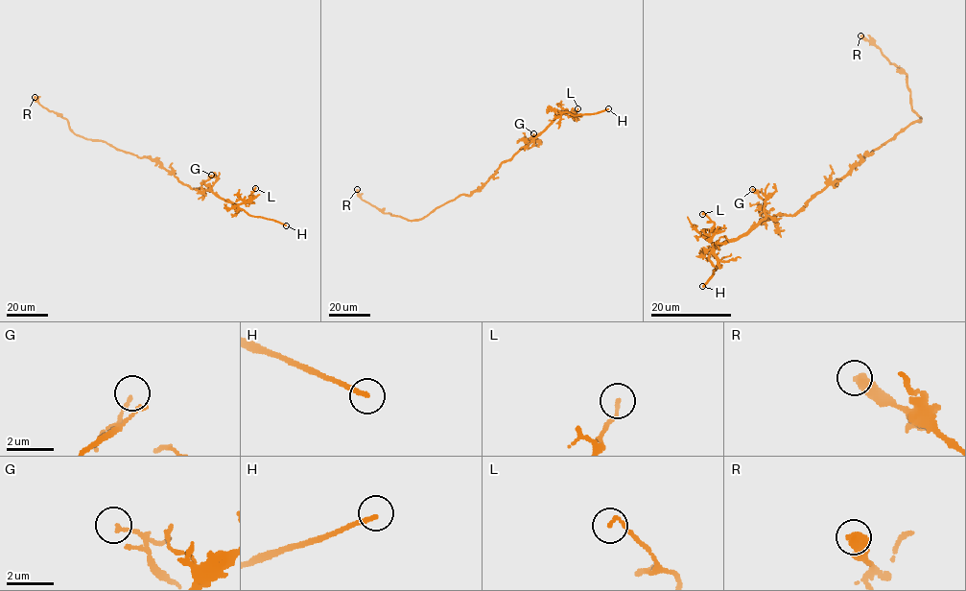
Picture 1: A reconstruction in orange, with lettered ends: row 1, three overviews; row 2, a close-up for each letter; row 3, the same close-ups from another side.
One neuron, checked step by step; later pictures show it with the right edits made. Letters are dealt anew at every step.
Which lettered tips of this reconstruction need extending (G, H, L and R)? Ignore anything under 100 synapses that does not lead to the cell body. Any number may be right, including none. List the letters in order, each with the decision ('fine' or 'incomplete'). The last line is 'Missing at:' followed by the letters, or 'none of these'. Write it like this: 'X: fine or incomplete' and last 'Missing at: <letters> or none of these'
G: fine
H: incomplete
L: fine
R: fine
Missing at: H

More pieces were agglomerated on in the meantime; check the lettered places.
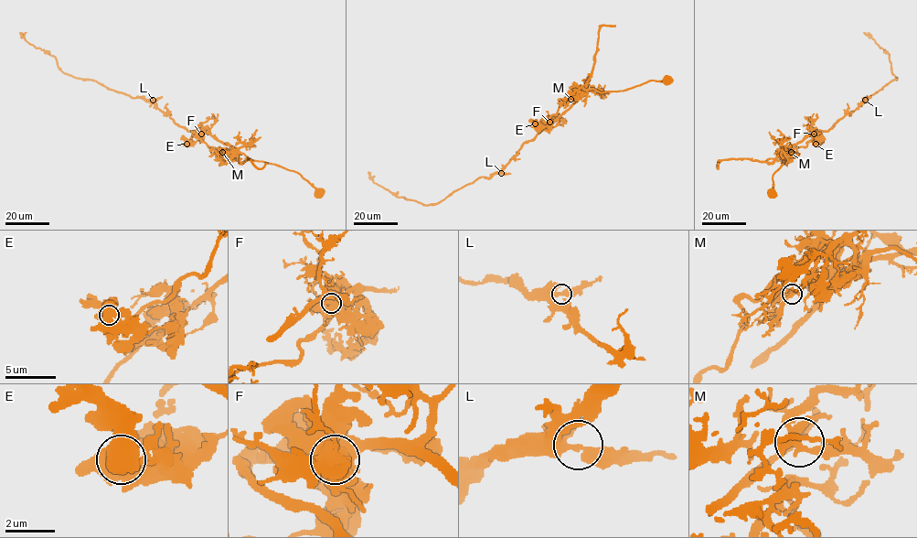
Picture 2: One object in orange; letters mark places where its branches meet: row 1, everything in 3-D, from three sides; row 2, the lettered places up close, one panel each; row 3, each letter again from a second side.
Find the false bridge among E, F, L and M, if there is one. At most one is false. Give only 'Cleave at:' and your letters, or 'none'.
Cleave at: F

